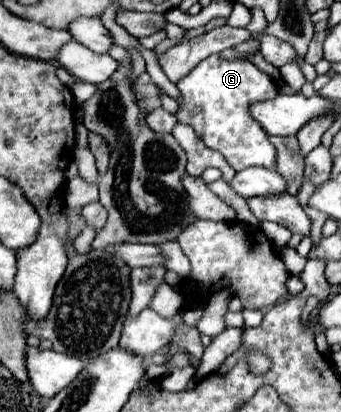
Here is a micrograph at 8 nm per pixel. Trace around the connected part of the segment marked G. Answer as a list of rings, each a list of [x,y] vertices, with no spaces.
[[[220,55],[200,61],[182,81],[176,85],[182,93],[178,121],[194,127],[206,147],[220,151],[234,171],[242,171],[252,165],[274,169],[276,151],[268,141],[264,129],[250,117],[248,103],[272,99],[278,93],[276,83],[248,59],[222,59]]]

